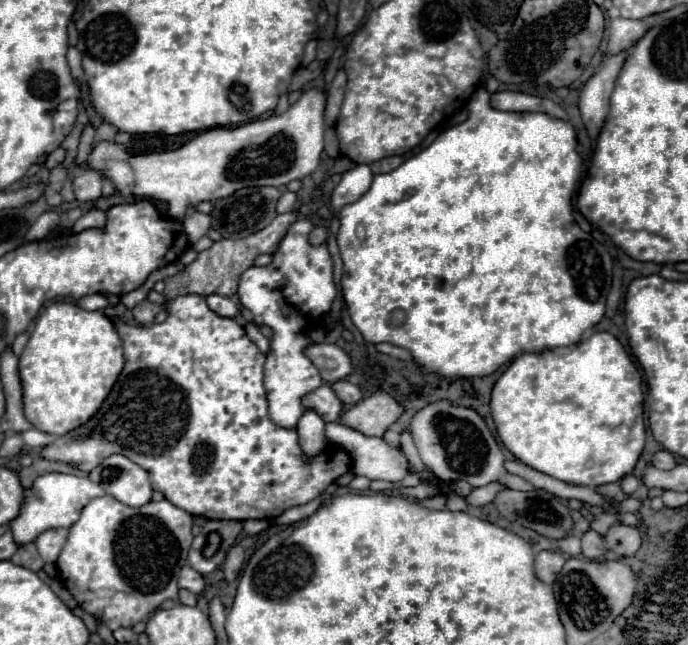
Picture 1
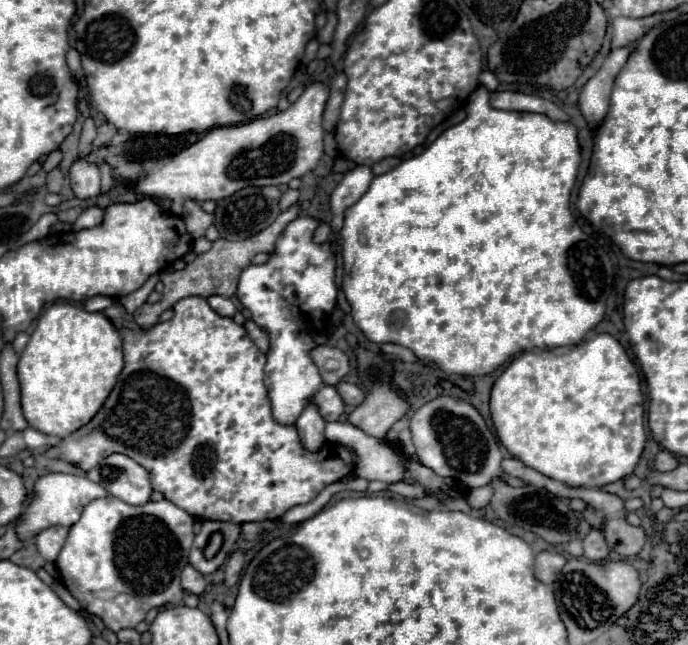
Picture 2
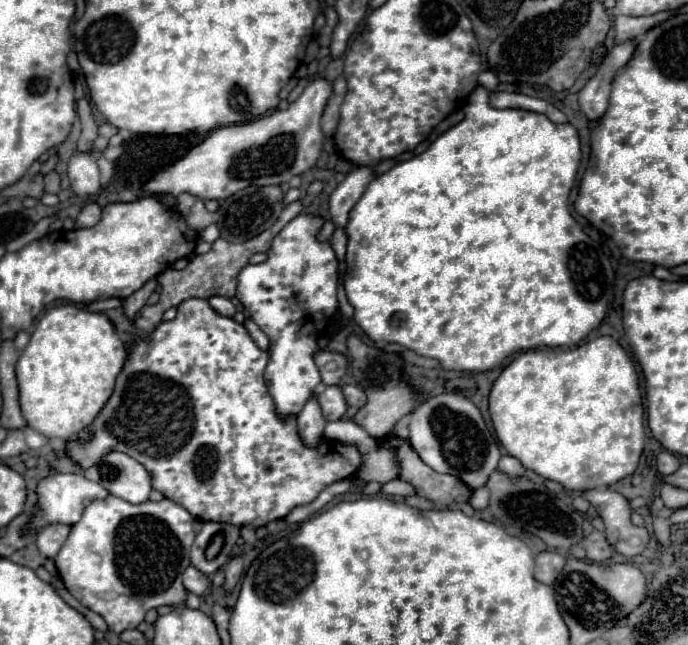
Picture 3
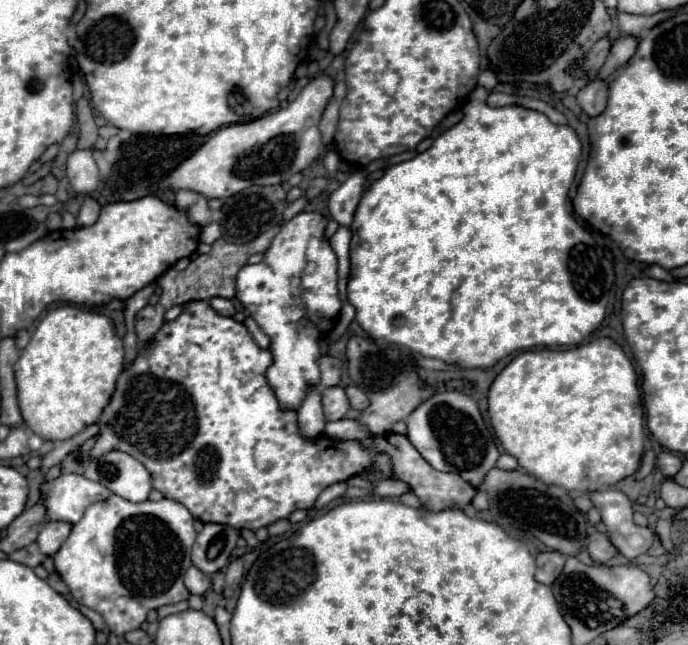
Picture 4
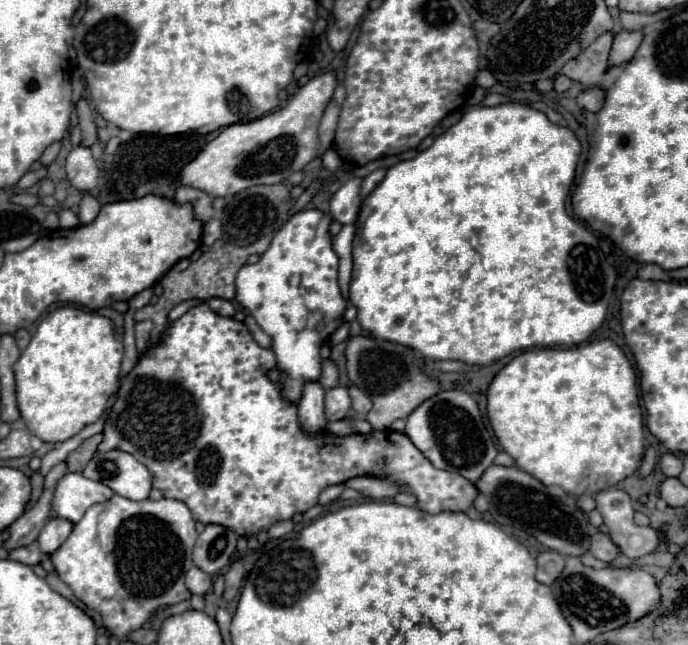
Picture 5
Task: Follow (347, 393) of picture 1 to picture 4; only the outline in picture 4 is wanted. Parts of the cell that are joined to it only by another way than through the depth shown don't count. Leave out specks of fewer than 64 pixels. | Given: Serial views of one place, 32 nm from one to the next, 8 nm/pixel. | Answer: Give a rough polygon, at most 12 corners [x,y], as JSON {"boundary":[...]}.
{"boundary":[[356,385],[346,388],[350,406],[356,412],[364,412],[370,400],[364,390]]}

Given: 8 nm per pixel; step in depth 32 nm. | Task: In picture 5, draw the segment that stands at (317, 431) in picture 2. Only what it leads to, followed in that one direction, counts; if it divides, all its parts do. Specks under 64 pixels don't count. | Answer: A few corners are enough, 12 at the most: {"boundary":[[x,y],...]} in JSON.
{"boundary":[[306,382],[298,402],[300,424],[324,430],[324,386]]}

